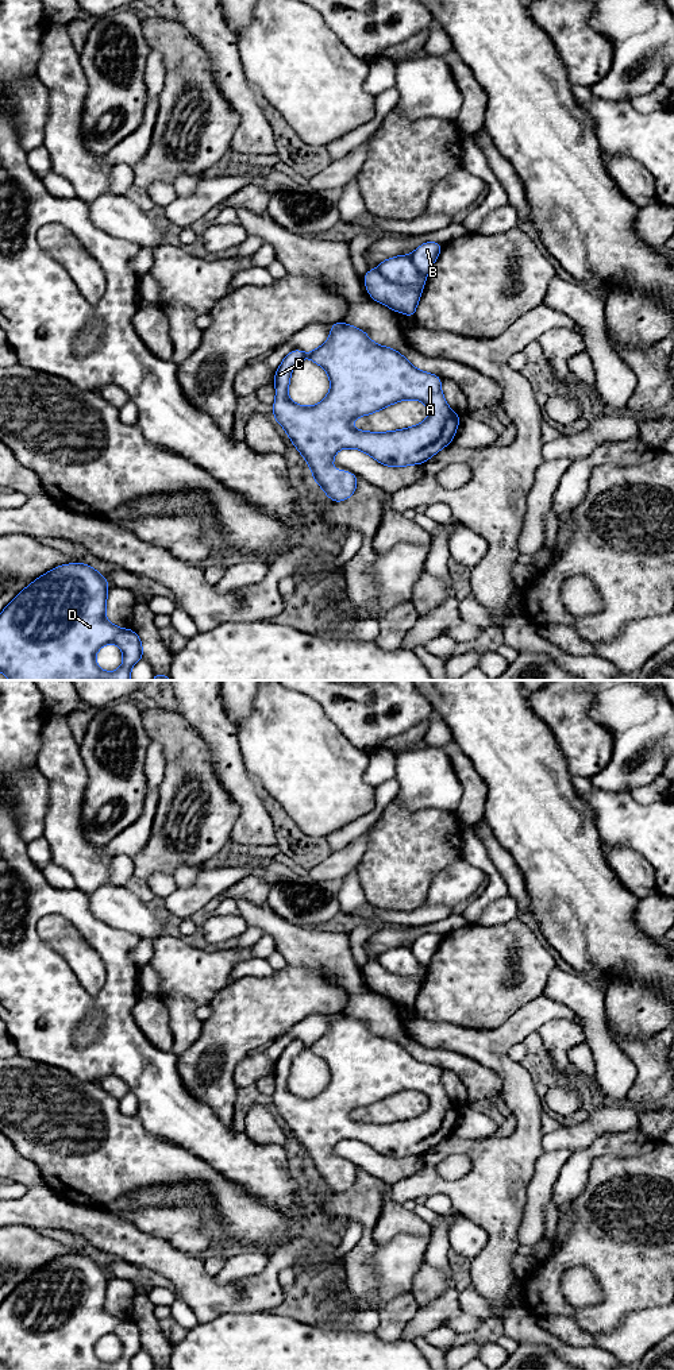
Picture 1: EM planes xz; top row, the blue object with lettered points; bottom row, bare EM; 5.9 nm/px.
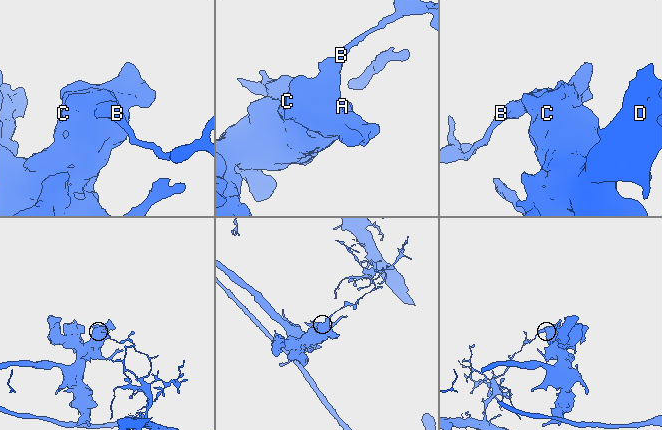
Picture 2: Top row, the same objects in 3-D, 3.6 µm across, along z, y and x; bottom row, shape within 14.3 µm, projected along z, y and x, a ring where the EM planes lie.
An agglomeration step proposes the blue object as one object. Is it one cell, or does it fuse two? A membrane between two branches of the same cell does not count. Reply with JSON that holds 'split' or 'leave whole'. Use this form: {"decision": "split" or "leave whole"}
{"decision": "split"}

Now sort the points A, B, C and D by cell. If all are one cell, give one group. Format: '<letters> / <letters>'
A C D / B

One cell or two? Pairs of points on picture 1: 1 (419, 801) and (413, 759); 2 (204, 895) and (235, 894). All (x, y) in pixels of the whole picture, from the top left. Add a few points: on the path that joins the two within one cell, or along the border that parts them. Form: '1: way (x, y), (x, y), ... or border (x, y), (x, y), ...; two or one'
1: way (419, 790), (419, 772), (416, 770); one
2: border (250, 873), (223, 892); two

